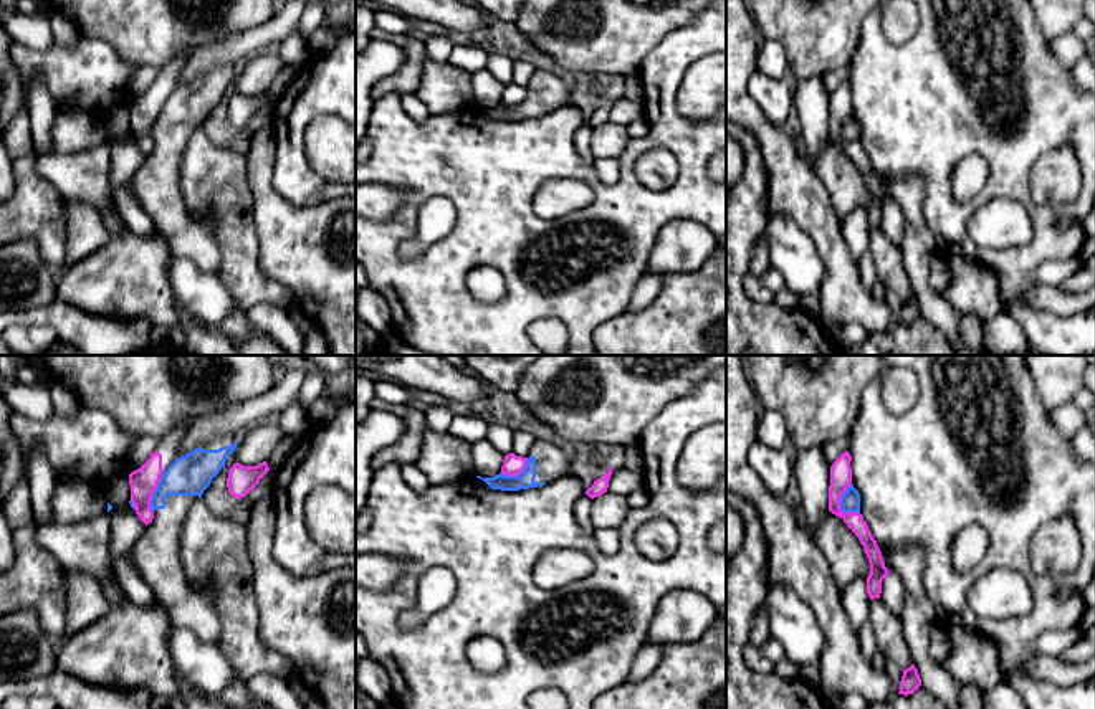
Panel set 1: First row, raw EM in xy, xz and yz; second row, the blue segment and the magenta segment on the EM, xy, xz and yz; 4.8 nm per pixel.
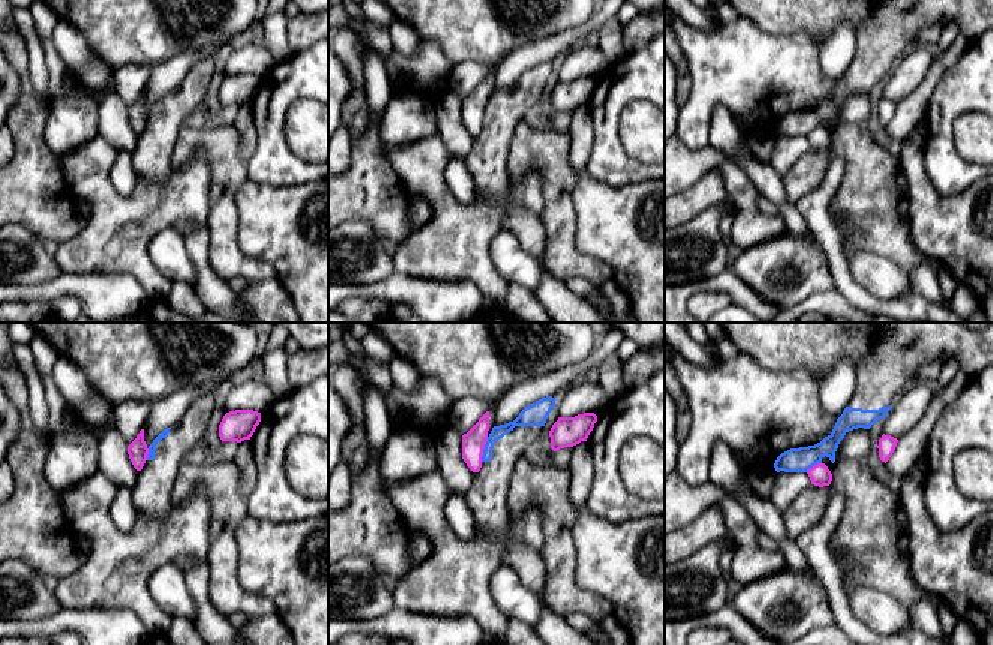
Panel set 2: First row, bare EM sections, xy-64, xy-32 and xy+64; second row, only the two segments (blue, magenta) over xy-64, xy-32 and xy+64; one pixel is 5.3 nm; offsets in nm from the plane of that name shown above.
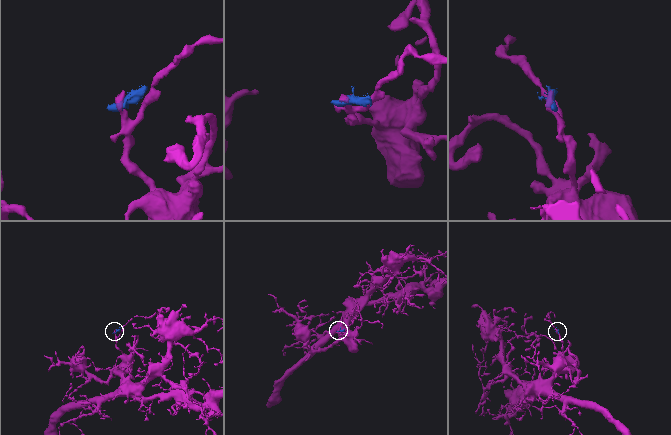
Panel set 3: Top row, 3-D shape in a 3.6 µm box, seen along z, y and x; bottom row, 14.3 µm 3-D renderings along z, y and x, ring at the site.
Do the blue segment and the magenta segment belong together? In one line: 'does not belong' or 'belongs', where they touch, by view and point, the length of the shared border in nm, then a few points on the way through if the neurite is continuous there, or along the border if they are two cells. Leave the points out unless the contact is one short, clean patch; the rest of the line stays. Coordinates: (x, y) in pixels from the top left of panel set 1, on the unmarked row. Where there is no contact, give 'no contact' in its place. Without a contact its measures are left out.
does not belong; meets blue in yz at (841, 134); contact 160 nm long; border along yz (851, 113), (841, 128), (841, 137), (859, 142)

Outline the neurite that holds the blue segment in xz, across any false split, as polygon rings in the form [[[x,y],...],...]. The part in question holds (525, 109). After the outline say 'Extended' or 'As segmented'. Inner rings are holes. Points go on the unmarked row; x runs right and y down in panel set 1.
[[[536,69],[533,84],[526,91],[526,98],[518,106],[481,107],[491,119],[519,121],[544,116],[571,101],[572,89],[556,74]]]. Extended

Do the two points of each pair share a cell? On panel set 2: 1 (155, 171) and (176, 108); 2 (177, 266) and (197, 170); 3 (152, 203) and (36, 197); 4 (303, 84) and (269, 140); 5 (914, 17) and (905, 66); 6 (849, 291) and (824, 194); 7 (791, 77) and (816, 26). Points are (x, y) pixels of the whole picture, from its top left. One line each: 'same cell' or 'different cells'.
1: same cell
2: different cells
3: different cells
4: same cell
5: different cells
6: same cell
7: different cells

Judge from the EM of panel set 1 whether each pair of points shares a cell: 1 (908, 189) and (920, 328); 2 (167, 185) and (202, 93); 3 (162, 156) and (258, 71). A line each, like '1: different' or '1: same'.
1: different
2: same
3: different

